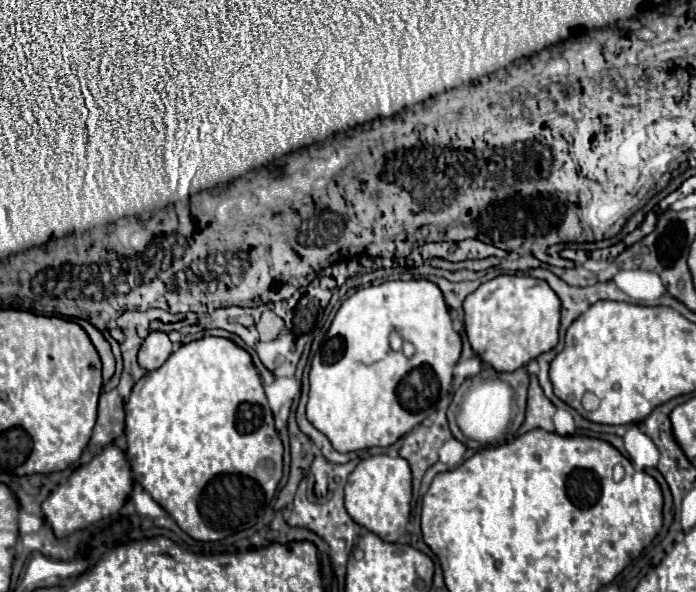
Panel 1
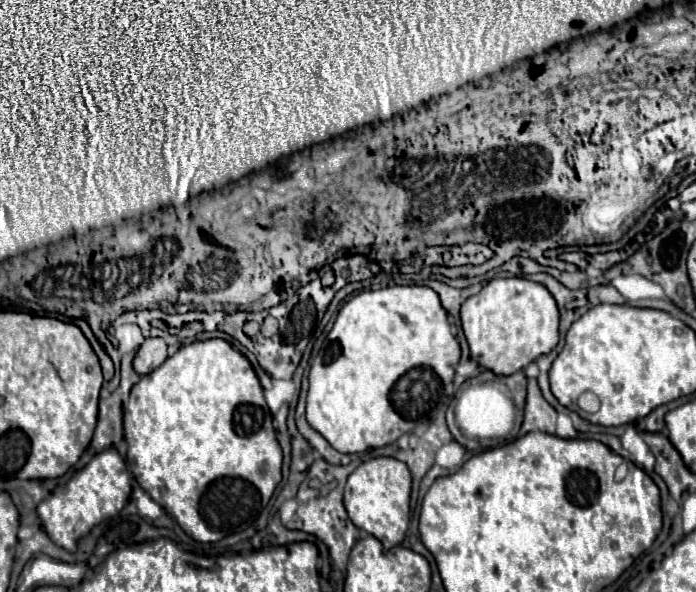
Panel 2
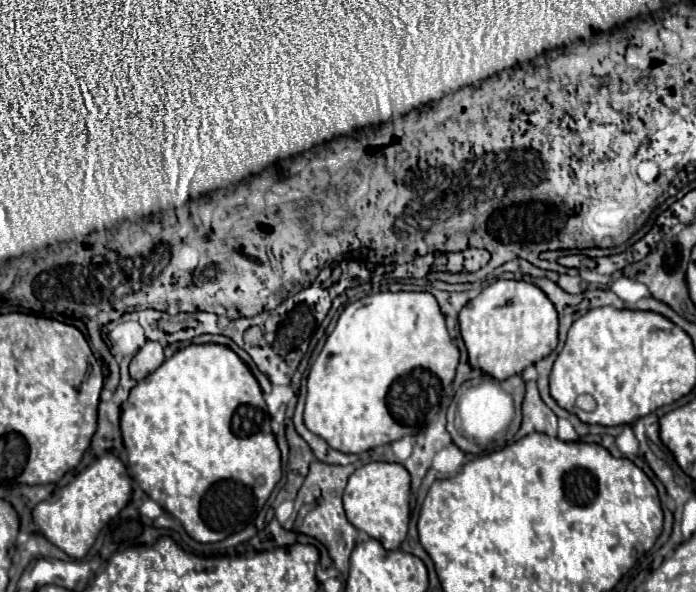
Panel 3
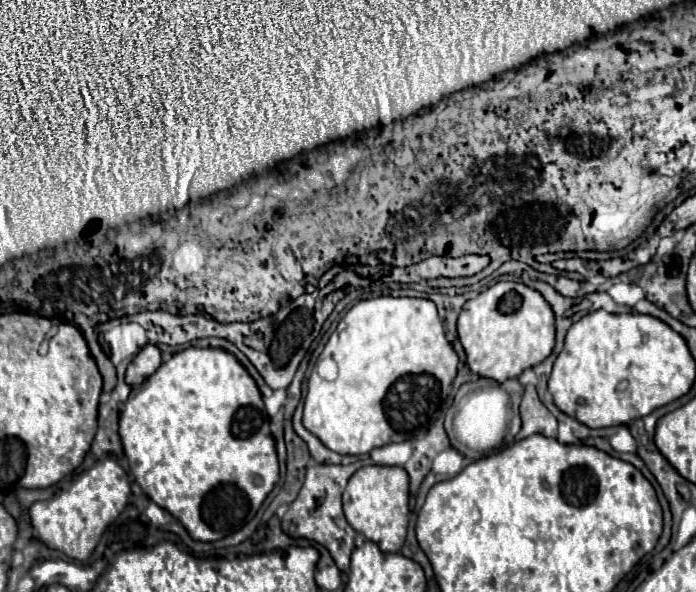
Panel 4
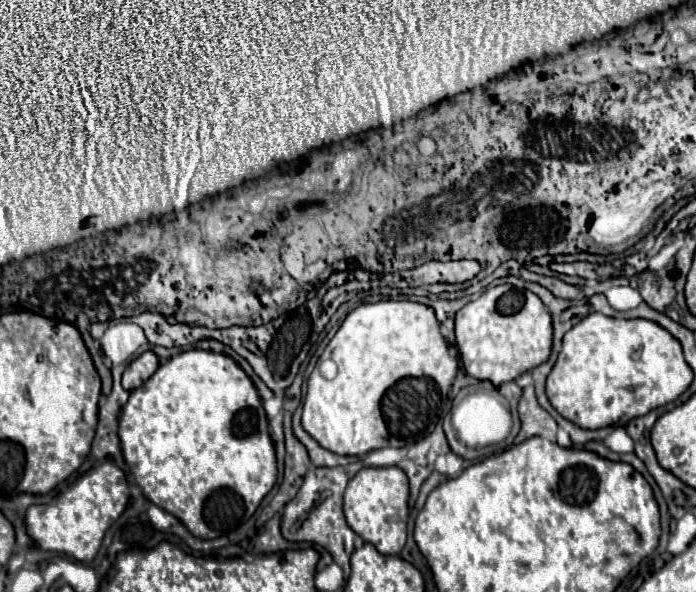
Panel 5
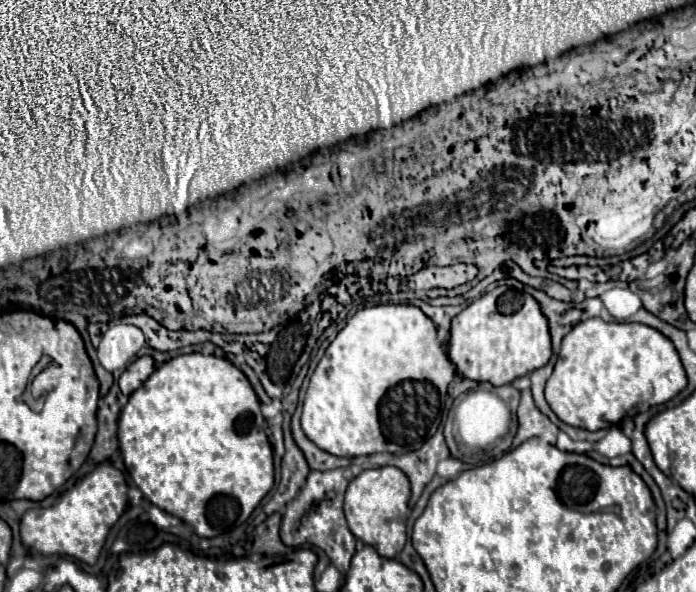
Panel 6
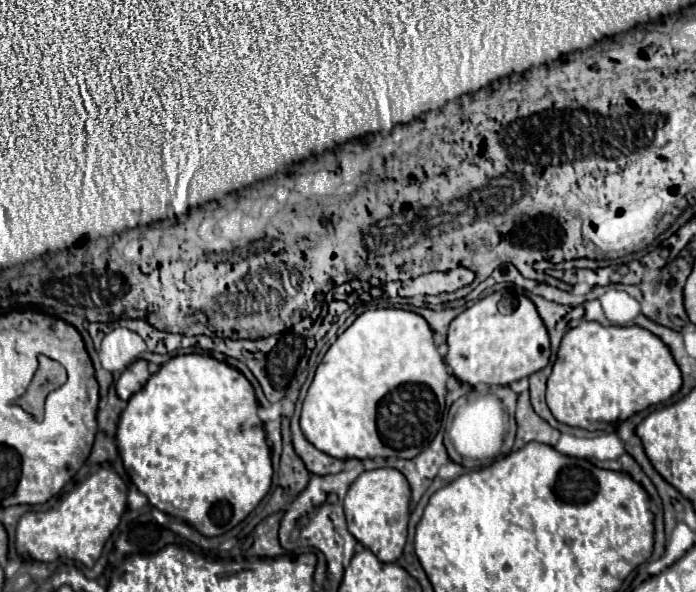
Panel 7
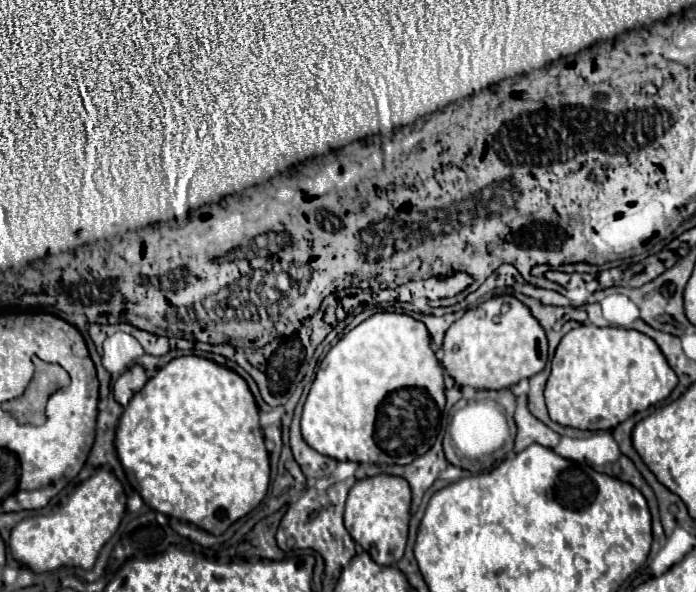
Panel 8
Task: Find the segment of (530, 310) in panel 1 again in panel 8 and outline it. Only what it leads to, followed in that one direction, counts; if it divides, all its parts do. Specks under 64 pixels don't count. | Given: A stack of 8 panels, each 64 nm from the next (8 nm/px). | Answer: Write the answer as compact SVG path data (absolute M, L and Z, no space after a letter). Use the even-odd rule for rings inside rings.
M498 296L488 302L482 302L480 306L466 310L462 318L458 318L444 336L442 342L444 348L444 358L440 360L448 376L454 378L454 382L460 388L474 388L474 390L500 390L500 388L510 388L518 384L522 378L530 378L538 374L548 360L548 342L542 326L538 320L530 314L530 310L520 304L514 296Z

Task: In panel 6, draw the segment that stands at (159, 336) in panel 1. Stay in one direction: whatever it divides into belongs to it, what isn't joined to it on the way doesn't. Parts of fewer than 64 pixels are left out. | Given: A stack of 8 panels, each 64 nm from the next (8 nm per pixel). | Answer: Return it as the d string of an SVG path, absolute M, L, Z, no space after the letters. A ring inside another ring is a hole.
M140 356L140 358L136 358L126 370L124 370L124 374L120 376L120 380L118 380L118 386L120 386L120 390L122 390L122 394L124 396L130 396L136 388L140 388L146 380L148 380L148 376L154 372L154 360L150 358L150 356Z

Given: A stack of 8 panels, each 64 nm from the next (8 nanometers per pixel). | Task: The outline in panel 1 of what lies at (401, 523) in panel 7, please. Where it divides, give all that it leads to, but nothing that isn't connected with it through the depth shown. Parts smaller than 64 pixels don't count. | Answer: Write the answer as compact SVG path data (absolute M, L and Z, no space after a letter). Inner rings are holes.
M378 454L362 460L352 474L348 476L346 484L346 510L350 518L364 526L366 530L380 536L384 542L398 542L402 532L406 530L408 518L410 518L410 500L412 500L412 474L410 466L400 456L388 456Z

